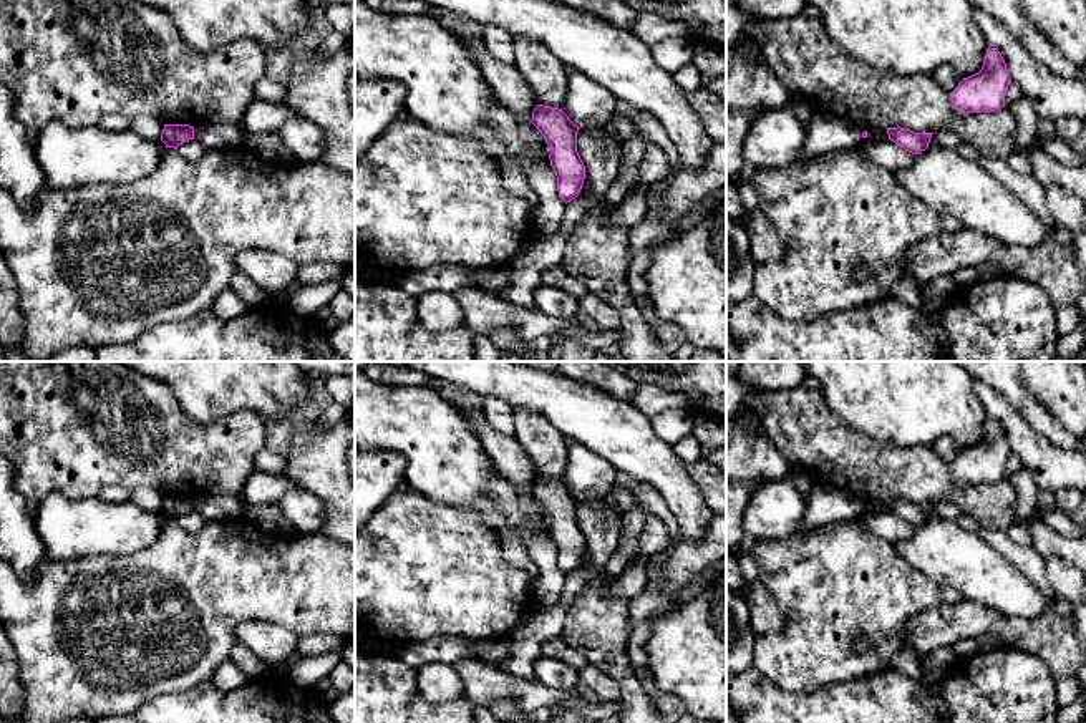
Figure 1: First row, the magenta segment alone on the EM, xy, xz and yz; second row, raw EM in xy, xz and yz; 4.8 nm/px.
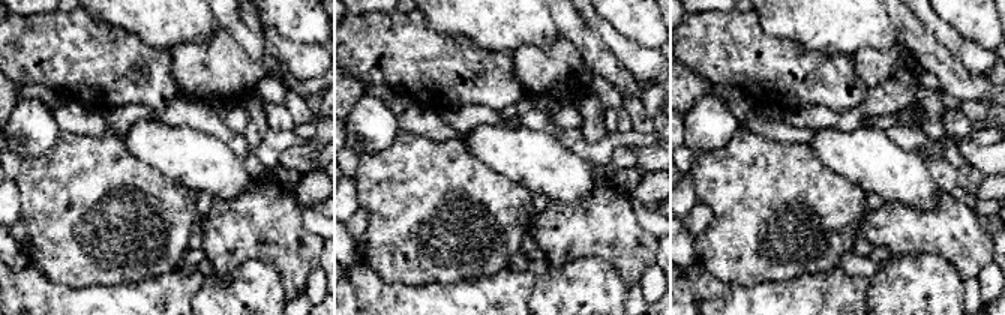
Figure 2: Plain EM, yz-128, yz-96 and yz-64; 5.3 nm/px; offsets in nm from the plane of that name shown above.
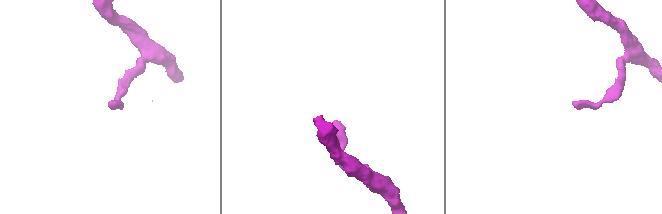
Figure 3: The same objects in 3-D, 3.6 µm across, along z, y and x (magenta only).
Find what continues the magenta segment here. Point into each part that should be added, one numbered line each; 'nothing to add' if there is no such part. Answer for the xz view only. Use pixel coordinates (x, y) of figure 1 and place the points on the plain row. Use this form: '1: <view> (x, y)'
nothing to add

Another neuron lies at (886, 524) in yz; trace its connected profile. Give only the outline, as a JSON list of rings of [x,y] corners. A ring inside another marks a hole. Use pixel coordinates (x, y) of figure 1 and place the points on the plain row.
[[[862,509],[852,522],[892,544],[912,537],[917,529],[917,526],[905,522],[890,511],[872,512]]]

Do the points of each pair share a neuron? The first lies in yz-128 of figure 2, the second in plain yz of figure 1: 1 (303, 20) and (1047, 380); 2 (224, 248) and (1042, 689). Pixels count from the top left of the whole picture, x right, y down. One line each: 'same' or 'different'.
1: same
2: different

